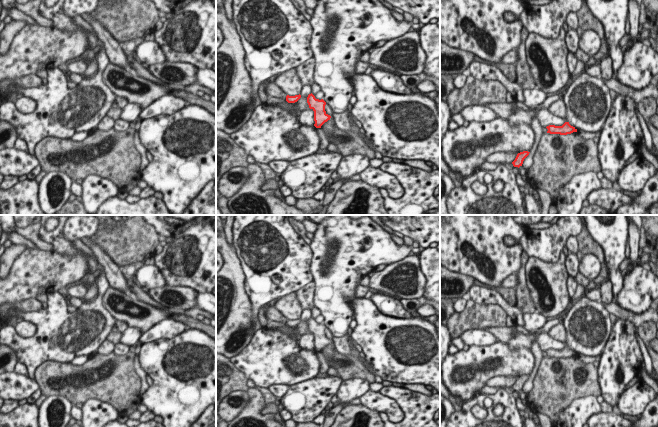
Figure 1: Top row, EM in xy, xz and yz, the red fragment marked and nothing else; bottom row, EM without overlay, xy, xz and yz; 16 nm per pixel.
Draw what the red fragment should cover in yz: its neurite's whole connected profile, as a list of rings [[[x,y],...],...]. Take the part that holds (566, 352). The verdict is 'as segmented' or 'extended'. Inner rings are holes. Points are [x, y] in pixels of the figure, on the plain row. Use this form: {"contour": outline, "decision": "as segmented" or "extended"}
{"contour": [[[565,346],[562,350],[549,349],[546,352],[548,353],[547,357],[550,358],[567,359],[577,356],[577,353],[571,350],[569,346]]], "decision": "as segmented"}

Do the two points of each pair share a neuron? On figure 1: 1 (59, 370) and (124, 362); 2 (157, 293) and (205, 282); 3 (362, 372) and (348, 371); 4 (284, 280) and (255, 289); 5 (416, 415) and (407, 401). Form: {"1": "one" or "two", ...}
{"1": "one", "2": "two", "3": "one", "4": "one", "5": "one"}

